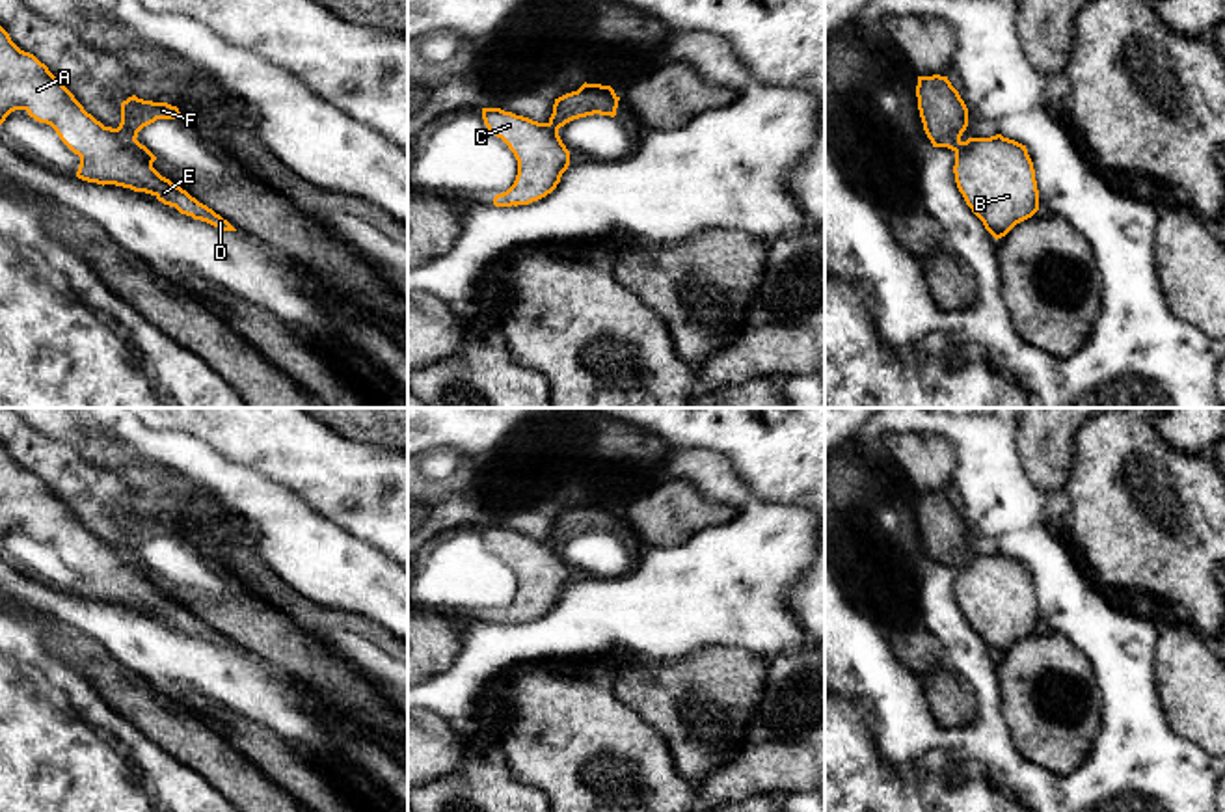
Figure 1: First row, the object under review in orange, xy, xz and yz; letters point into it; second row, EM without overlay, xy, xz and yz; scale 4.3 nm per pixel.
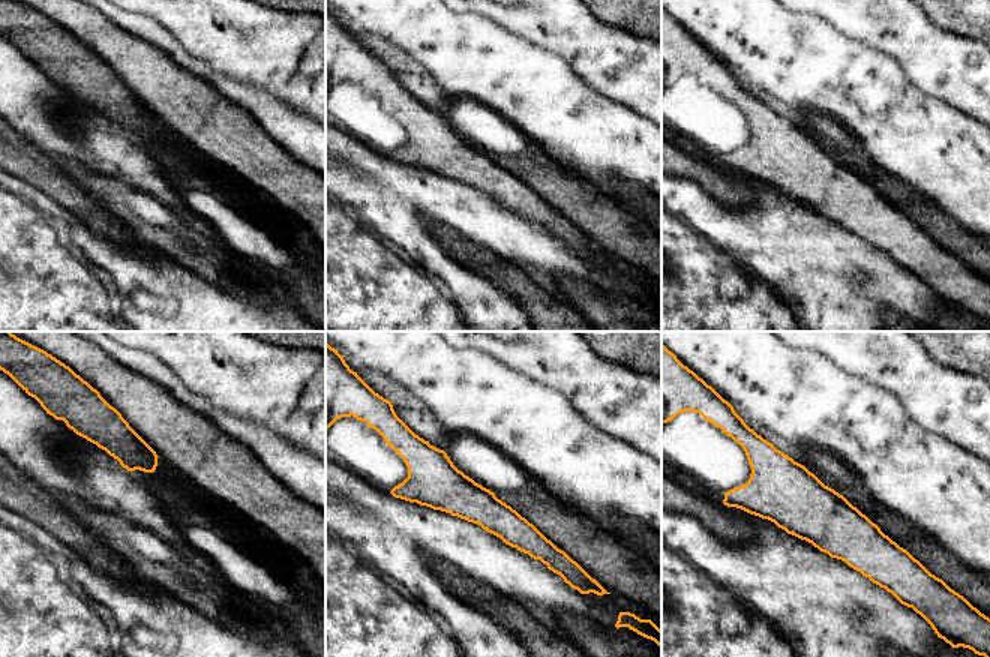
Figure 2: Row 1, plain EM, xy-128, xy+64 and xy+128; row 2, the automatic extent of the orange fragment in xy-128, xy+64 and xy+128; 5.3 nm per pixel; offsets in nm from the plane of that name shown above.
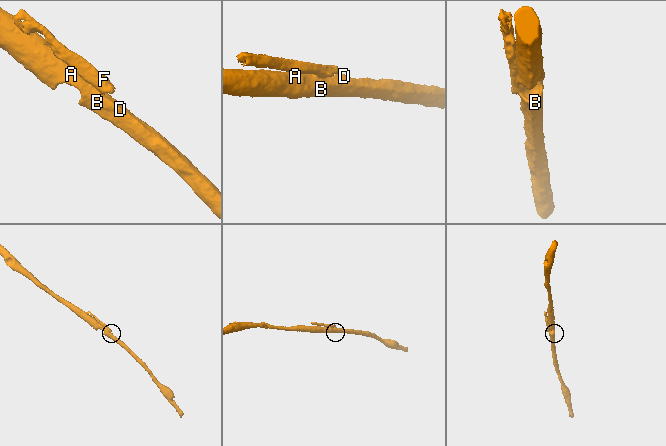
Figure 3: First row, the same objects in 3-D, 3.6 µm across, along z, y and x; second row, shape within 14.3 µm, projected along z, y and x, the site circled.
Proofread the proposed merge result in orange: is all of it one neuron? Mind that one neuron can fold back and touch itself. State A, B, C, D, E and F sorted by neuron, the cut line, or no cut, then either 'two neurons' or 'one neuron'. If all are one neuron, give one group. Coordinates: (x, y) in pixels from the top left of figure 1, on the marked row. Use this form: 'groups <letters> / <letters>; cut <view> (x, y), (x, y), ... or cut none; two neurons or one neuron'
groups A B C D E / F; cut xy (116, 129), (151, 162); two neurons

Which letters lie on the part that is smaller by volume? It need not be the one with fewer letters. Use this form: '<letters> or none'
F

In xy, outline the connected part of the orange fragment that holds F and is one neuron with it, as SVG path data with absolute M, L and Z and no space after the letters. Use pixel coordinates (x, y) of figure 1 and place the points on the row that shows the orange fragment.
M136 95L121 102L121 123L117 130L149 160L155 162L156 156L141 145L136 138L138 132L155 123L156 119L175 119L181 117L177 106L168 102L153 102L138 99Z

